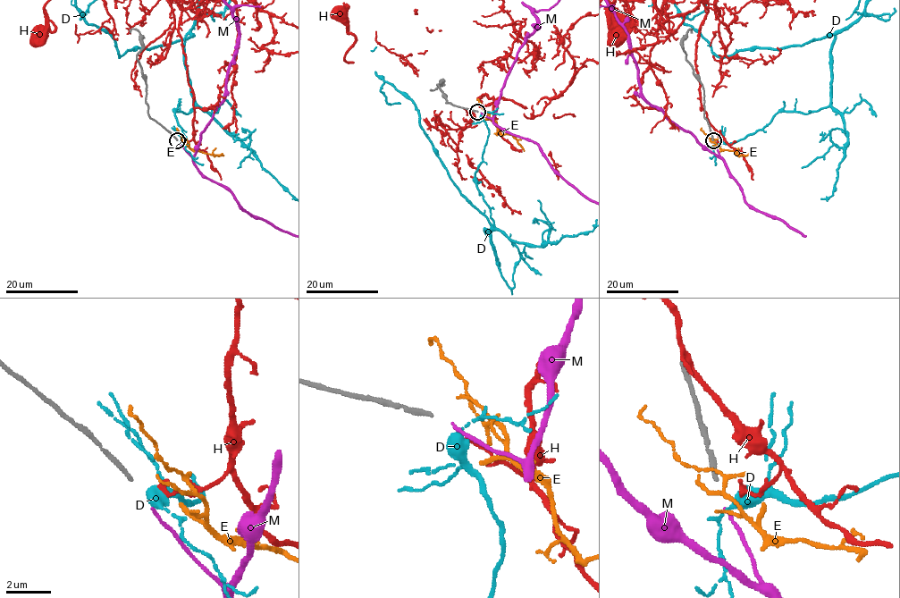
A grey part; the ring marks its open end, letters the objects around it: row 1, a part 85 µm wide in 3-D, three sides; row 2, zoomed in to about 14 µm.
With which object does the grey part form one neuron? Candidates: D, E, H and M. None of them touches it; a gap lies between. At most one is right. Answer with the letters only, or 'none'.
M

